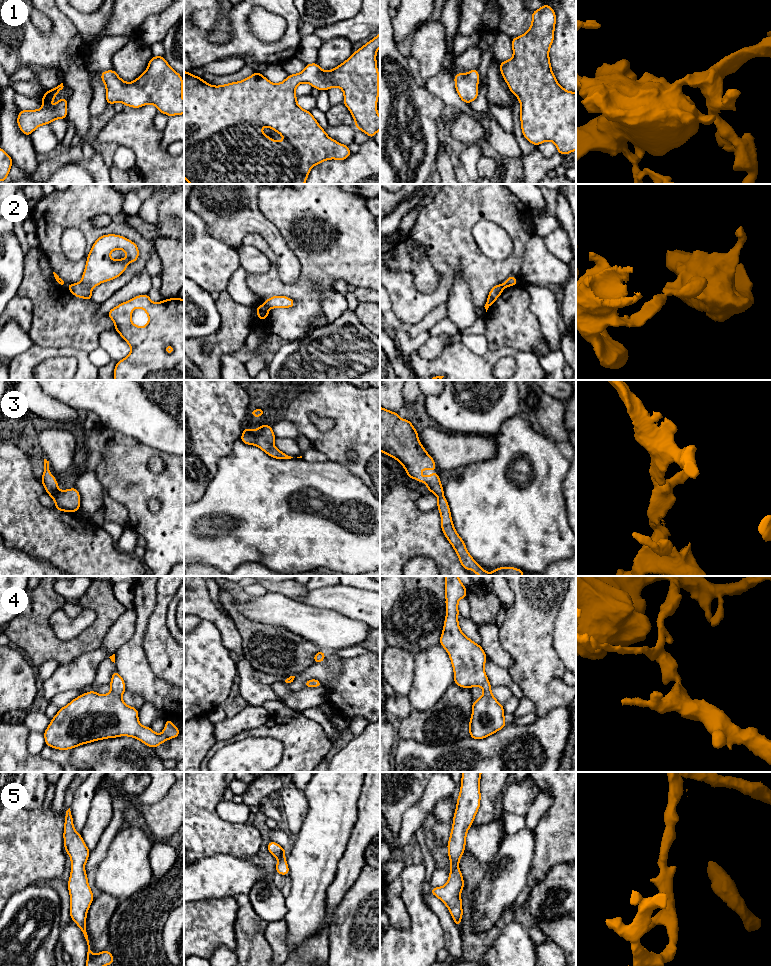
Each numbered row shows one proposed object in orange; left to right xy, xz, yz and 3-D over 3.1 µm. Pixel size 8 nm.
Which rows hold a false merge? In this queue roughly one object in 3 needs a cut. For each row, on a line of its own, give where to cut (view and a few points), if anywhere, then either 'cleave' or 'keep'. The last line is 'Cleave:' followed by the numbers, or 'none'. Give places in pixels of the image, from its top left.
1: cut none; keep
2: cut xz (264, 306), (267, 309); cleave
3: cut none; keep
4: cut none; keep
5: cut none; keep
Cleave: 2

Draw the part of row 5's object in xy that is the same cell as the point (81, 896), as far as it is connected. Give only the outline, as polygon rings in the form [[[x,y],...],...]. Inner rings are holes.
[[[70,808],[66,811],[66,817],[64,820],[64,846],[65,851],[71,858],[72,866],[68,881],[68,889],[70,893],[70,916],[81,929],[86,941],[86,966],[111,965],[114,958],[108,950],[102,951],[96,955],[91,953],[91,943],[86,931],[86,916],[94,896],[88,885],[87,873],[84,869],[90,851],[84,843],[82,836],[74,829]]]

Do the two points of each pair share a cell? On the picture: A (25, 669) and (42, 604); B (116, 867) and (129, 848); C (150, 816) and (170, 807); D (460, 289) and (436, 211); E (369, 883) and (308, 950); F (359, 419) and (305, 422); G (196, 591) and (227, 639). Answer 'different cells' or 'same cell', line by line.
A: different cells
B: same cell
C: same cell
D: different cells
E: different cells
F: same cell
G: same cell

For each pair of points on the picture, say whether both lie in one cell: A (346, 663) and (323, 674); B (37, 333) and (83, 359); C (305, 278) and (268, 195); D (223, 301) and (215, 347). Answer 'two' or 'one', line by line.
A: two
B: two
C: one
D: one

